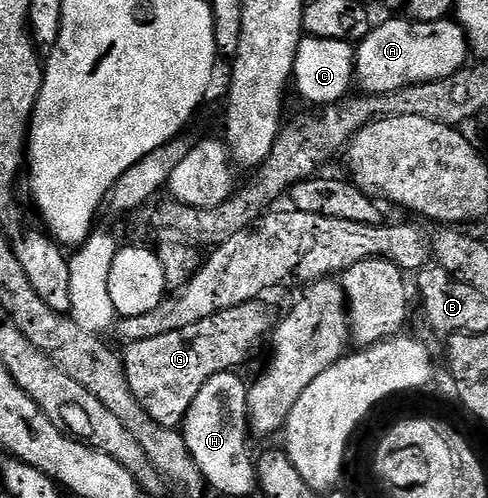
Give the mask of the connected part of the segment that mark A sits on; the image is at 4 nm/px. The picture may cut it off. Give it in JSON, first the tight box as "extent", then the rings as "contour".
{"extent":[354,18,469,96],"contour":[[[402,18],[403,20],[387,20],[384,24],[376,23],[365,39],[358,41],[354,49],[355,78],[354,83],[359,84],[364,93],[380,96],[393,90],[401,90],[410,84],[424,84],[441,78],[449,78],[460,72],[468,63],[469,45],[467,33],[454,19],[438,20],[418,24],[416,20]]]}

